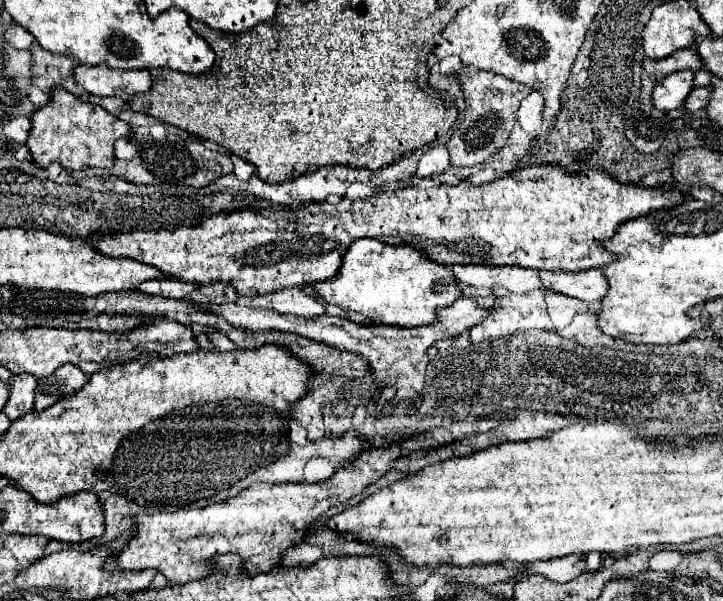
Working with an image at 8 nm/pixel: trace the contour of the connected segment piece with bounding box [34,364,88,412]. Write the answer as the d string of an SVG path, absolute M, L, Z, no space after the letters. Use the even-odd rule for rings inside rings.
M74 364L60 366L48 378L40 378L36 386L36 404L34 410L42 412L44 408L58 402L62 396L68 396L80 390L88 382L88 376Z

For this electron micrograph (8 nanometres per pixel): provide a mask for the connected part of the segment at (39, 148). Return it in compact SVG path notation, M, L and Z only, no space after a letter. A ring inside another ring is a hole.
M54 88L50 92L48 104L32 114L32 128L26 146L32 154L32 162L40 168L48 168L52 162L66 170L112 168L114 142L126 136L130 136L130 126L126 122L108 114L102 106L82 102L64 88Z

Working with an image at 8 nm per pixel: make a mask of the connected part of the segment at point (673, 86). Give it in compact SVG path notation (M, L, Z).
M680 70L662 78L652 90L652 104L658 110L676 110L692 90L694 72Z

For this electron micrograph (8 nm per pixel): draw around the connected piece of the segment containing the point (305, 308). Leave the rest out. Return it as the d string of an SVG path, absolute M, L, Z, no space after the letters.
M300 286L256 296L256 298L252 298L252 306L254 308L274 308L276 312L294 314L294 316L302 316L302 318L318 318L318 316L326 314L324 304L318 302L316 298L312 298L310 294L306 294Z

